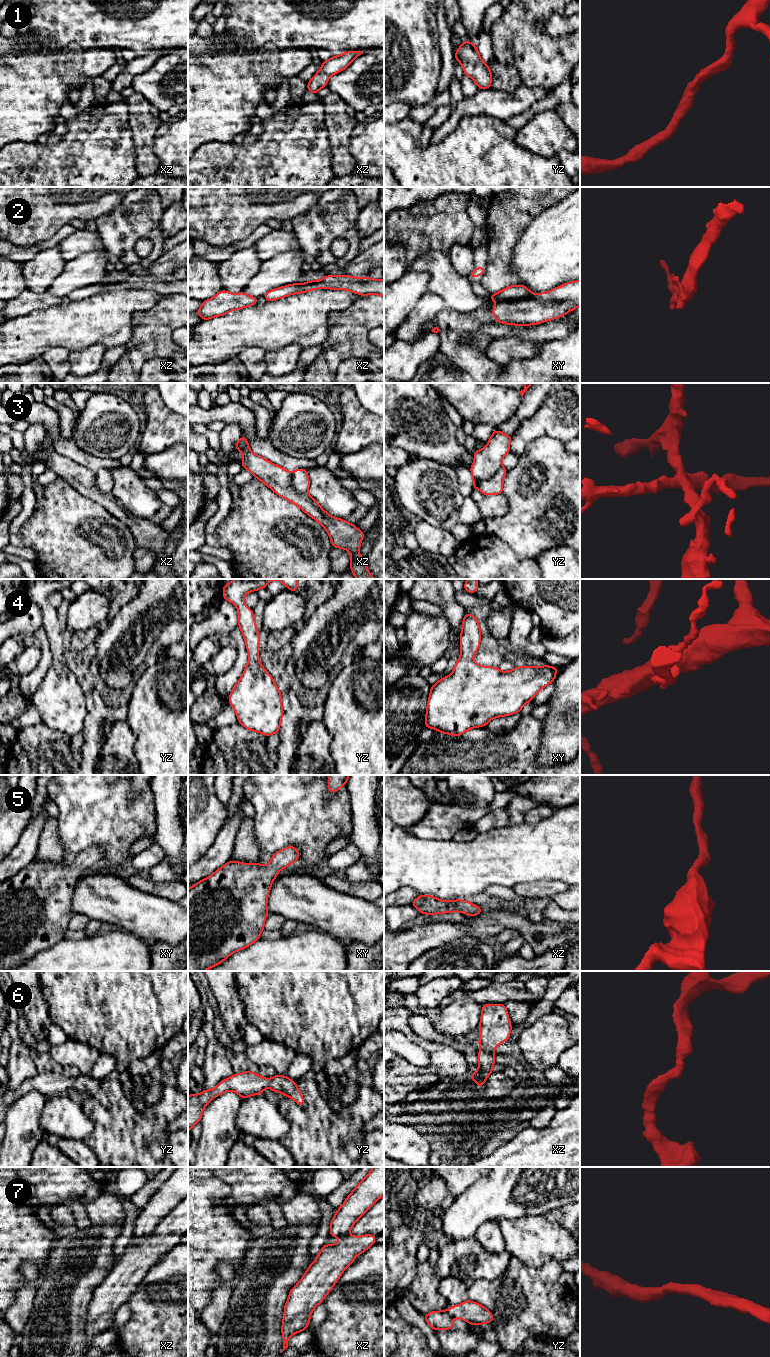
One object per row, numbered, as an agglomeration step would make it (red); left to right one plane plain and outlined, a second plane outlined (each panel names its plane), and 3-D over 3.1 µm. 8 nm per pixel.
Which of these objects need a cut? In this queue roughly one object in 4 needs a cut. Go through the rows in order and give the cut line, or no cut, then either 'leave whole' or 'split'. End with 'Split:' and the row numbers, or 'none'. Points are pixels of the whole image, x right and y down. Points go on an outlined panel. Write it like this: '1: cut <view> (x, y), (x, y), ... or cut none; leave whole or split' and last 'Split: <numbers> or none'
1: cut none; leave whole
2: cut xy (537, 295), (535, 297), (522, 297), (503, 302); split
3: cut xz (290, 473), (292, 486), (298, 491), (307, 492); split
4: cut none; leave whole
5: cut none; leave whole
6: cut none; leave whole
7: cut xz (347, 1234), (339, 1236); split
Split: 2, 3, 7

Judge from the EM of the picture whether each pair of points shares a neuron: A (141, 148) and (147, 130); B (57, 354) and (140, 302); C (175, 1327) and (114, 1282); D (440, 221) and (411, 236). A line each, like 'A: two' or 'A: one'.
A: one
B: two
C: two
D: one

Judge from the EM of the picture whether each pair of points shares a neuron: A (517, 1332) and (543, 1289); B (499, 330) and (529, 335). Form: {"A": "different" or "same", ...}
{"A": "same", "B": "same"}

